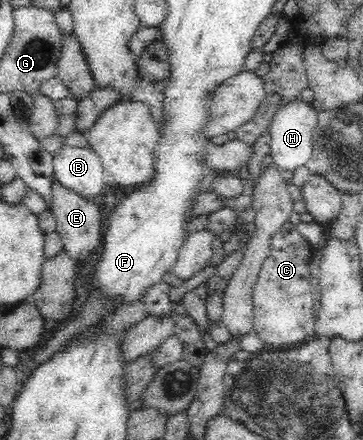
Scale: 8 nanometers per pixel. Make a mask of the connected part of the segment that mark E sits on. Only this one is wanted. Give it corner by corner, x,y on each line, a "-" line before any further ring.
54,173
52,175
51,191
50,210
56,217
56,230
63,238
64,250
80,264
101,243
101,233
99,233
101,231
100,207
93,202
93,199
85,198
85,196
65,187
57,180

